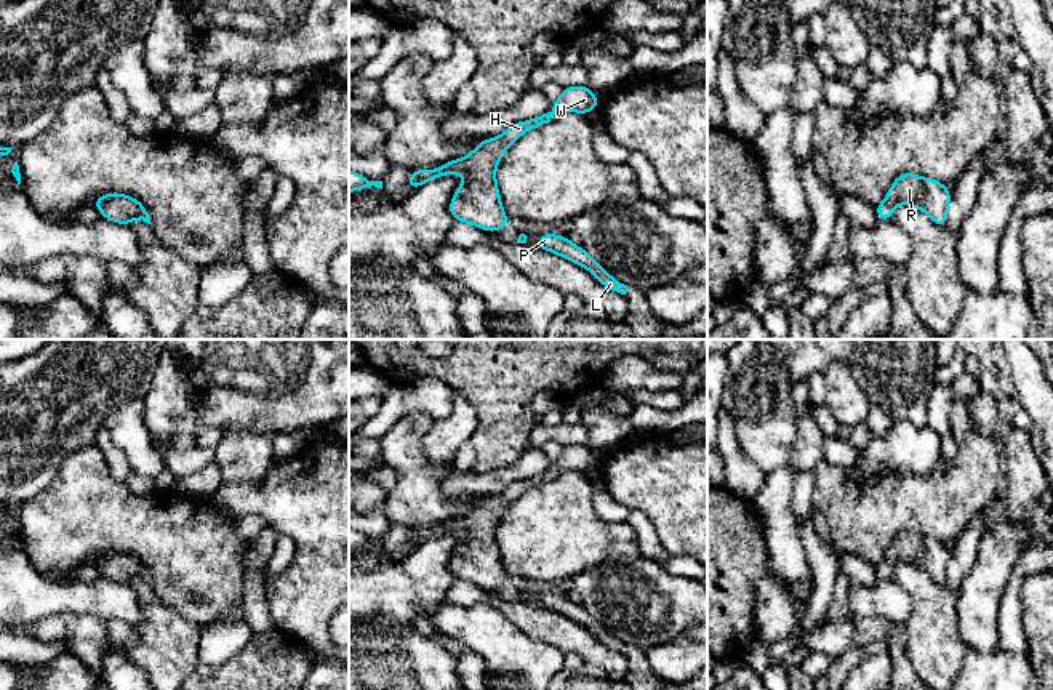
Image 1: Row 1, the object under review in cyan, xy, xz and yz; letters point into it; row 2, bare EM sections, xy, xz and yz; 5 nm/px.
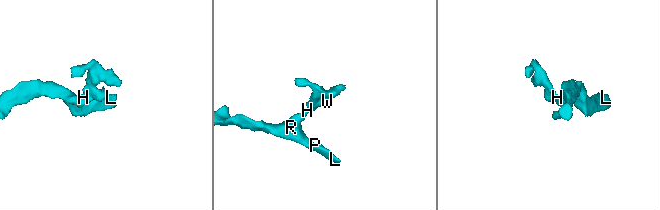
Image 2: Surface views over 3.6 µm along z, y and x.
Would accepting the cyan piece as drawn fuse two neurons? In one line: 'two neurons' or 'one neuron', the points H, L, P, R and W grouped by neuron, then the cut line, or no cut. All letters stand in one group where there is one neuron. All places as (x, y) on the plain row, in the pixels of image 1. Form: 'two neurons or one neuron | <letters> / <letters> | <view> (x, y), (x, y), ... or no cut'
one neuron | H L P R W | no cut

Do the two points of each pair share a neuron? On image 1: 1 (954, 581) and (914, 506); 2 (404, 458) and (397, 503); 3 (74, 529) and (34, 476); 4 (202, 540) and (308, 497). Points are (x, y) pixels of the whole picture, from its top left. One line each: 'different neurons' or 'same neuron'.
1: different neurons
2: same neuron
3: different neurons
4: different neurons

